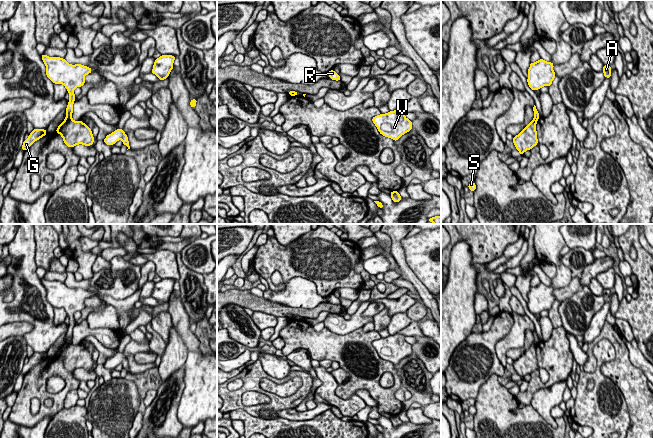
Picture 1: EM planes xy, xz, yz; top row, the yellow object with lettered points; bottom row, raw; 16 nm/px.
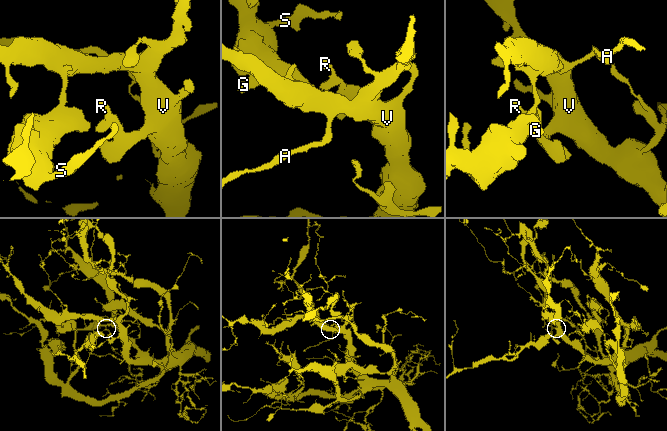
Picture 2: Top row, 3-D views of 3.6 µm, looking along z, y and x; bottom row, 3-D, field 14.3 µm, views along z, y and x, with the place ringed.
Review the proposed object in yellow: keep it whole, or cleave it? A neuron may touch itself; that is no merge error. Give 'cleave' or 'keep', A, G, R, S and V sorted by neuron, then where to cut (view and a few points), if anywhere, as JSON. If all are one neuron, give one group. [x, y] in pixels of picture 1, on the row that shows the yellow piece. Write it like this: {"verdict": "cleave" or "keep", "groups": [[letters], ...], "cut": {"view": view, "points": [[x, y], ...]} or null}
{"verdict": "cleave", "groups": [["A", "R", "V"], ["G", "S"]], "cut": {"view": "xy", "points": [[65, 118], [71, 119]]}}

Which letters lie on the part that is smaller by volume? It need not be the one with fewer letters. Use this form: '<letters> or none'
G, S

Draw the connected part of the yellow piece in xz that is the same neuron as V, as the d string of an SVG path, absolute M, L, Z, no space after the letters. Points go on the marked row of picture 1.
M395 110L380 114L372 118L381 135L393 139L395 142L405 133L412 130L412 121L405 117L405 111Z

